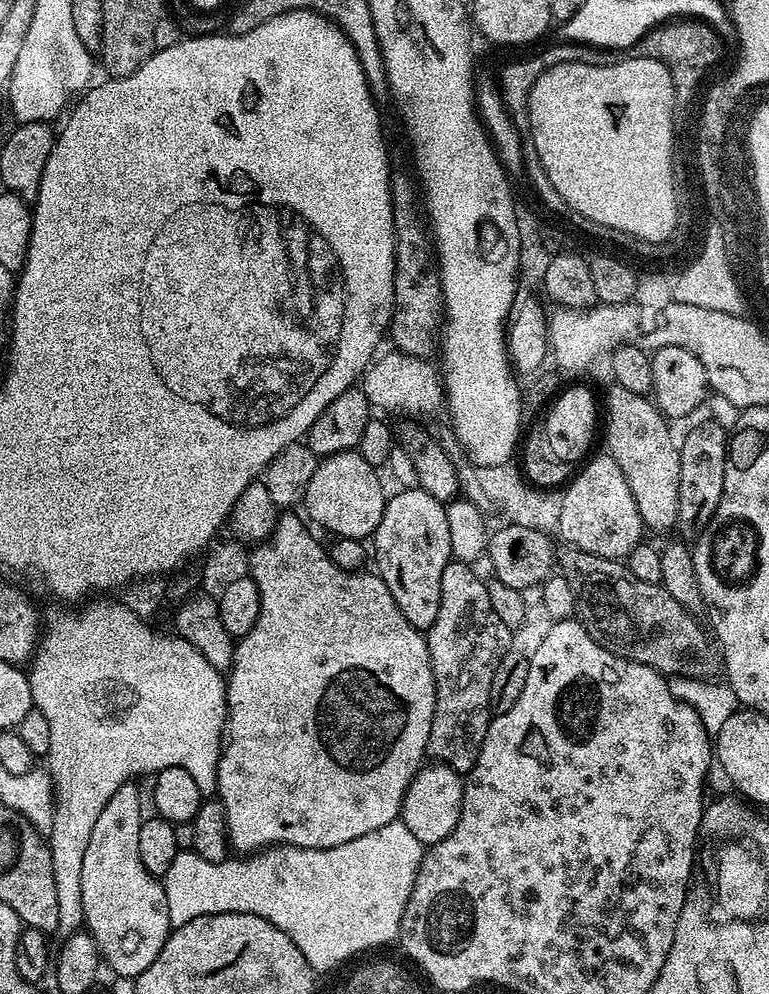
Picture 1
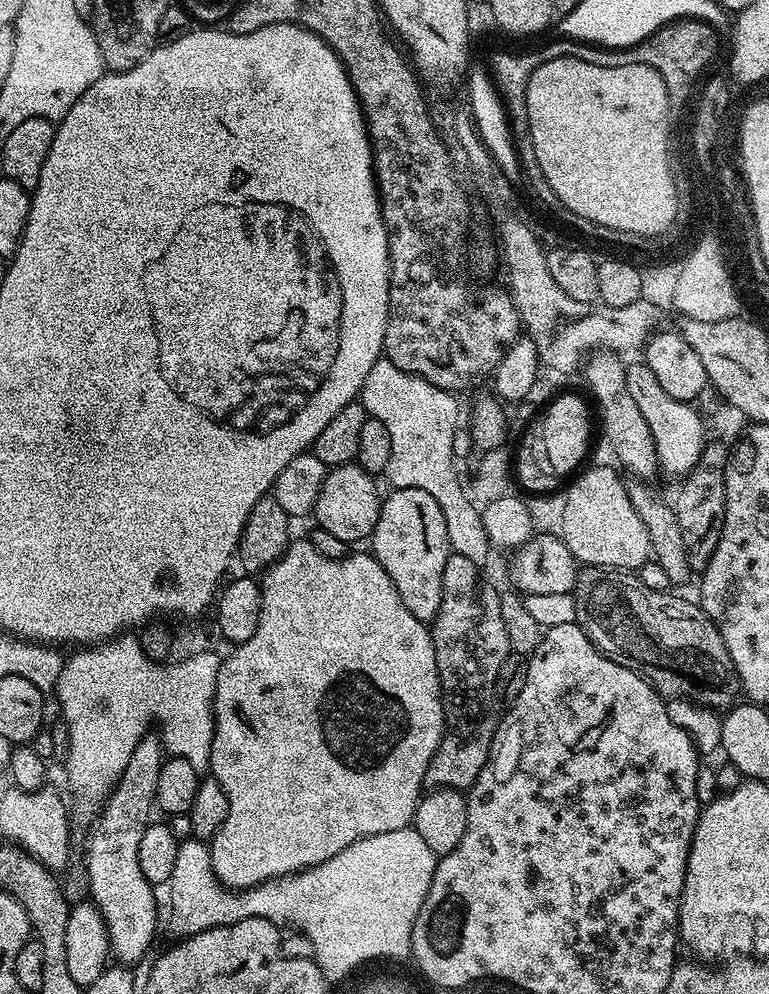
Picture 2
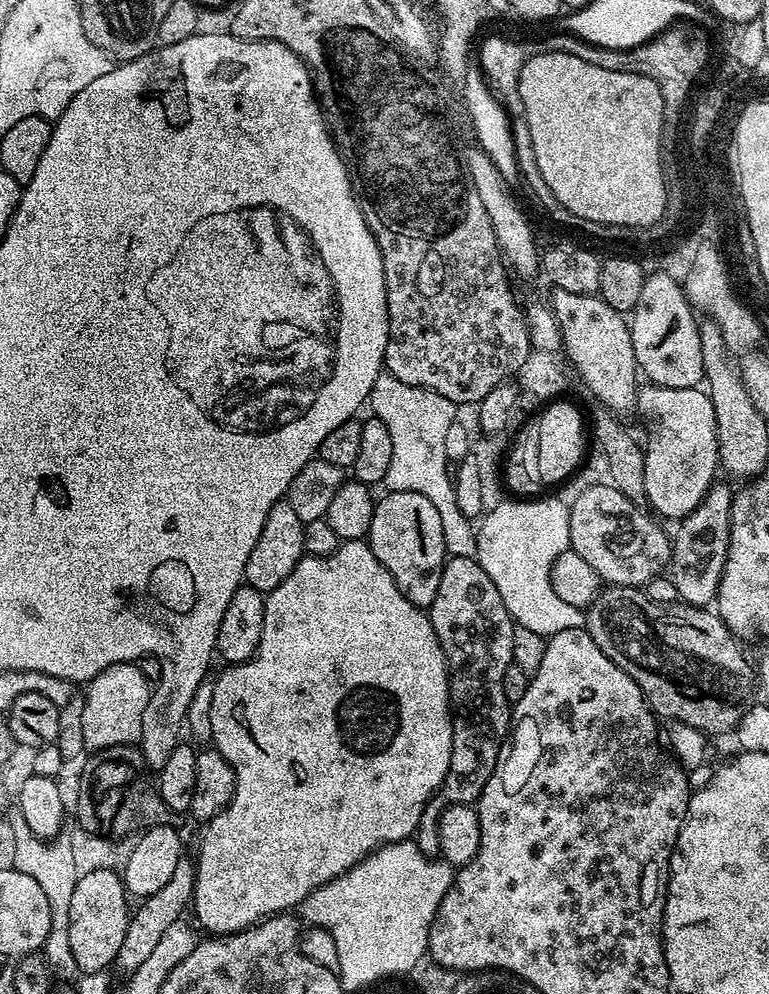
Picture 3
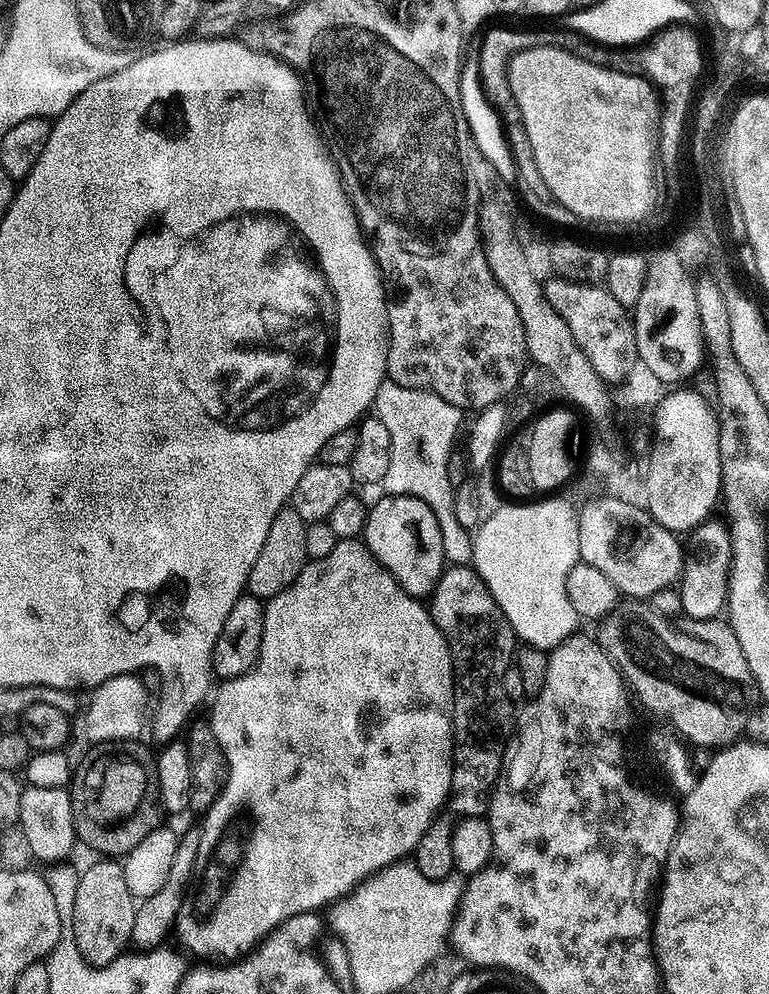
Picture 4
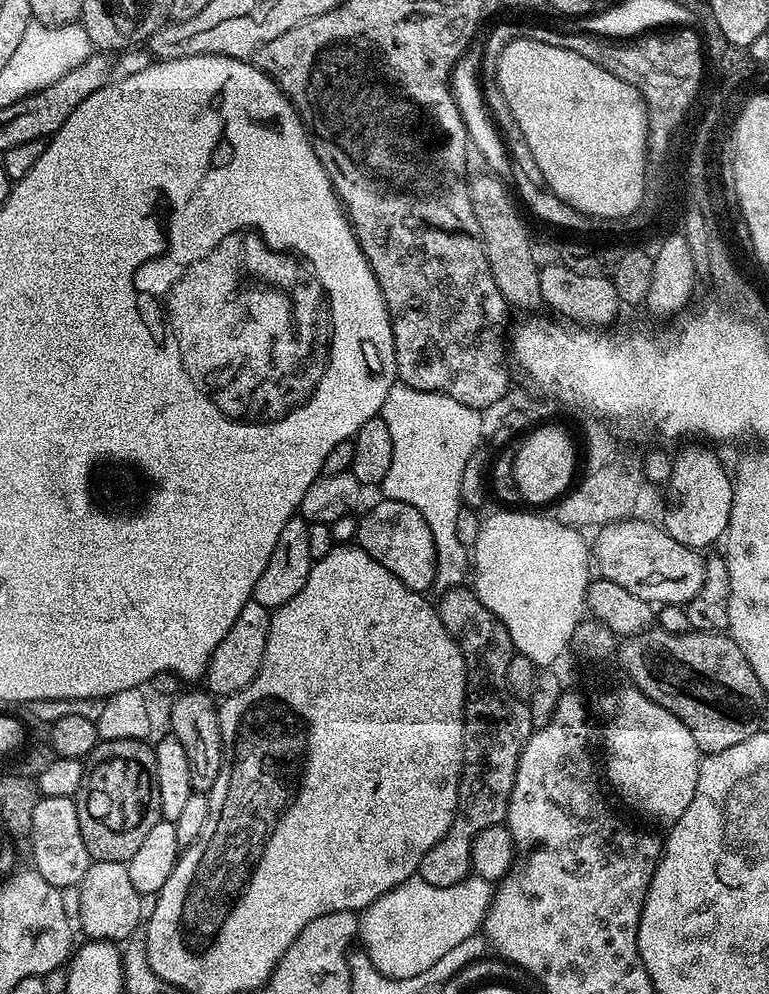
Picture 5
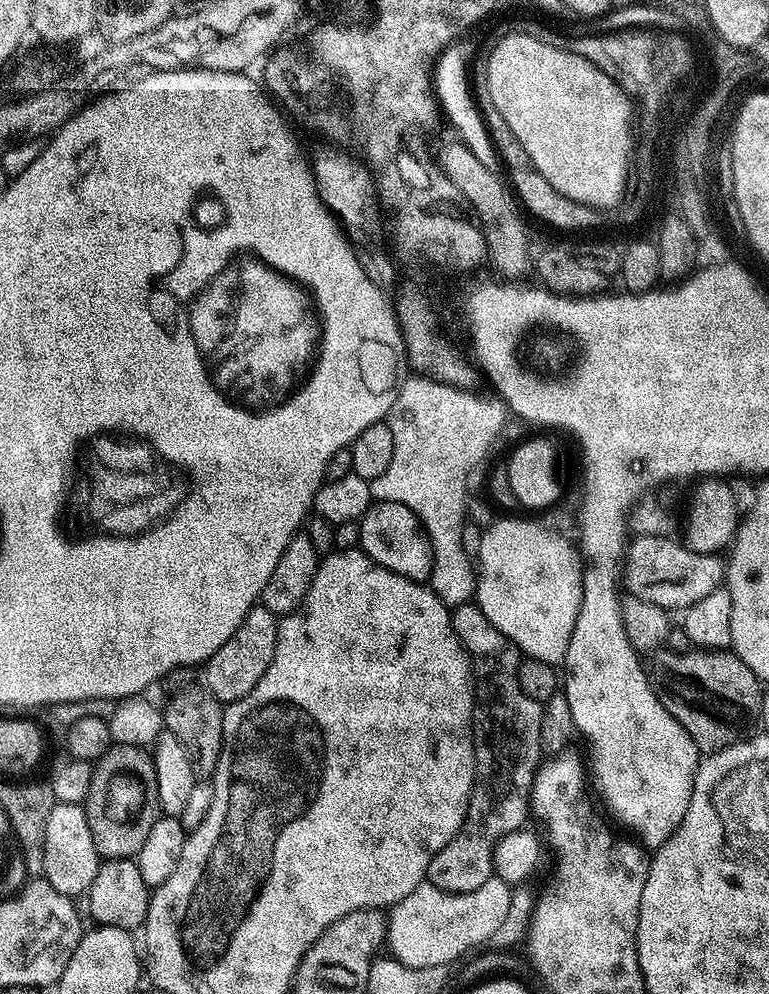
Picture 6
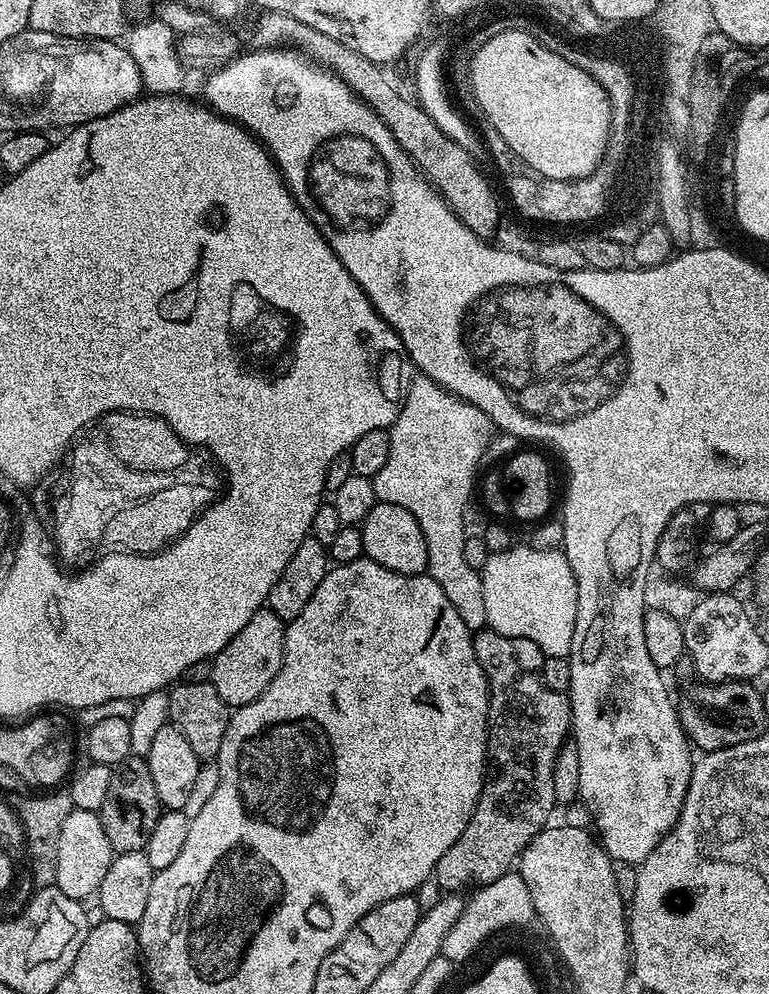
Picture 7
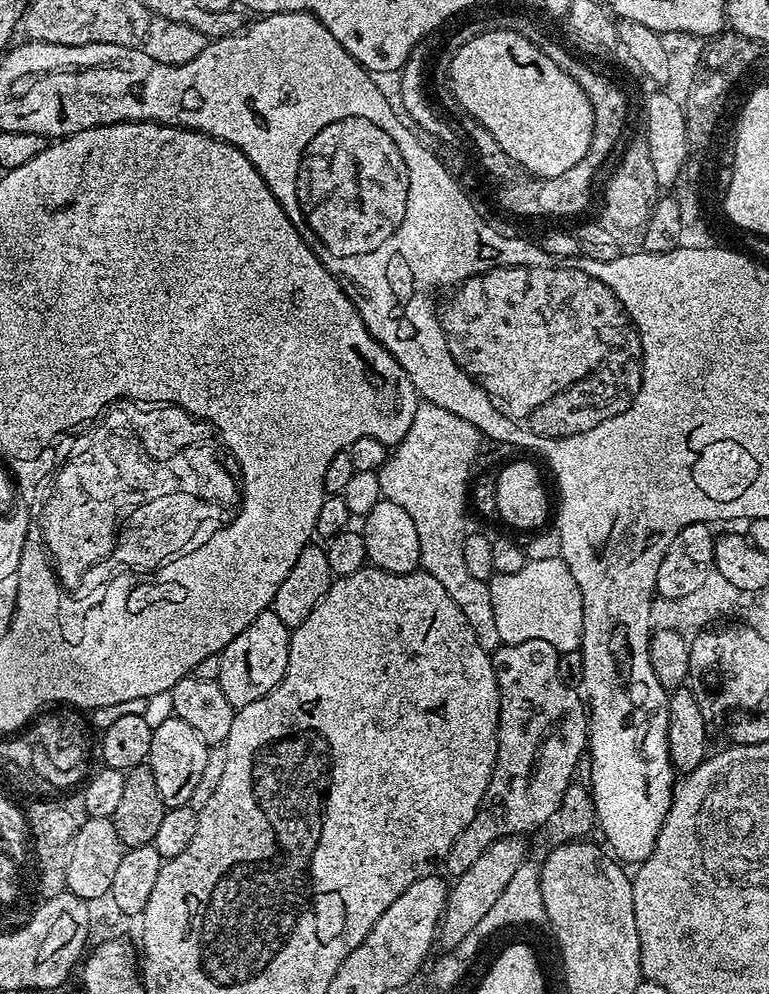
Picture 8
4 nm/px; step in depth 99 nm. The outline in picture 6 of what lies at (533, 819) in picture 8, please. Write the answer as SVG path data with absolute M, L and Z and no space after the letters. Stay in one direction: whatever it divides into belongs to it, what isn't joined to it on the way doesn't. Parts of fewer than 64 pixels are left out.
M472 602L460 604L451 609L454 634L468 651L468 659L472 661L472 678L476 686L476 708L472 712L472 741L474 742L474 758L476 759L476 773L474 786L470 794L470 802L466 810L464 825L430 858L427 883L432 884L443 892L466 894L470 890L478 890L482 882L486 882L494 874L496 867L496 847L511 832L519 832L525 827L530 813L530 797L535 786L536 773L542 763L542 724L544 722L545 705L540 704L530 694L526 694L520 681L520 661L522 653L518 645L482 610Z

